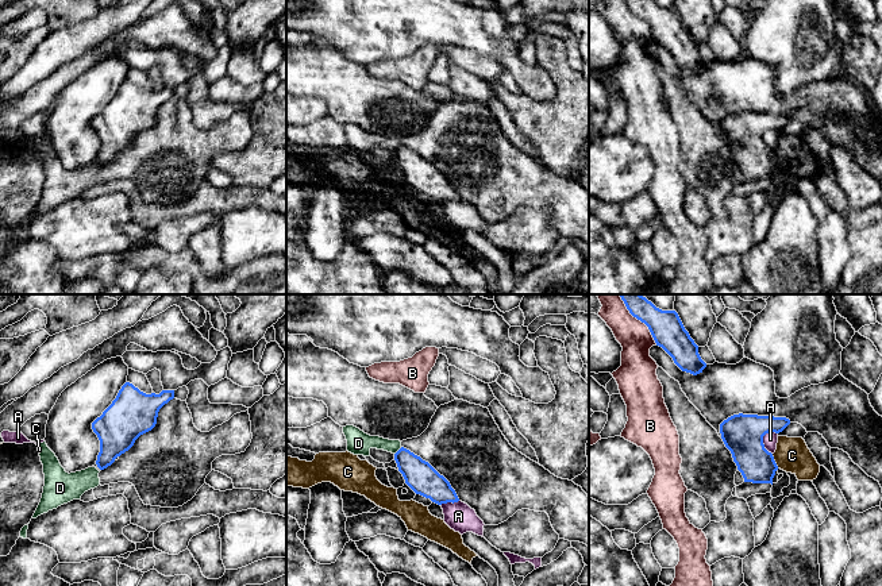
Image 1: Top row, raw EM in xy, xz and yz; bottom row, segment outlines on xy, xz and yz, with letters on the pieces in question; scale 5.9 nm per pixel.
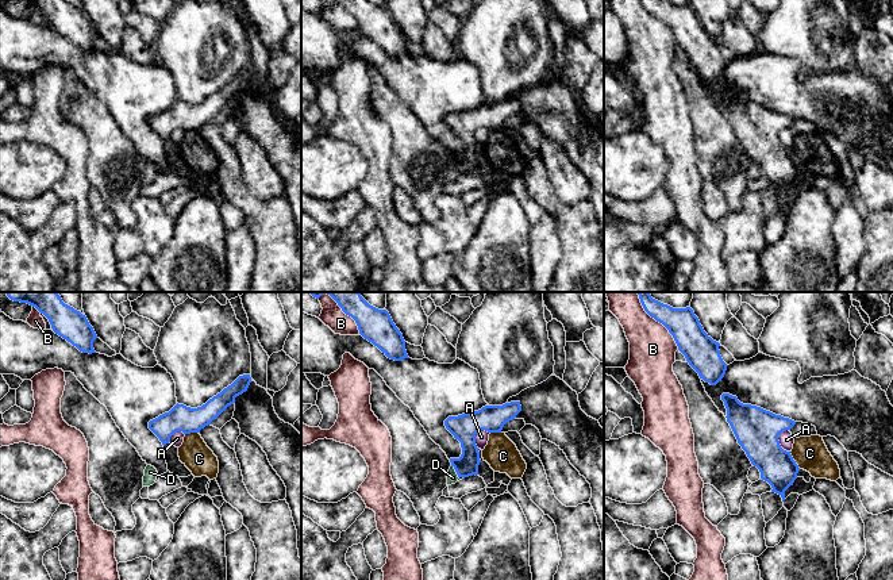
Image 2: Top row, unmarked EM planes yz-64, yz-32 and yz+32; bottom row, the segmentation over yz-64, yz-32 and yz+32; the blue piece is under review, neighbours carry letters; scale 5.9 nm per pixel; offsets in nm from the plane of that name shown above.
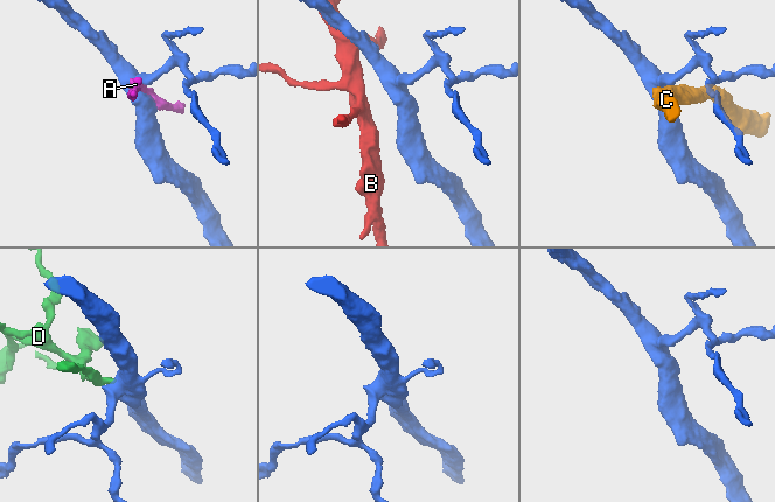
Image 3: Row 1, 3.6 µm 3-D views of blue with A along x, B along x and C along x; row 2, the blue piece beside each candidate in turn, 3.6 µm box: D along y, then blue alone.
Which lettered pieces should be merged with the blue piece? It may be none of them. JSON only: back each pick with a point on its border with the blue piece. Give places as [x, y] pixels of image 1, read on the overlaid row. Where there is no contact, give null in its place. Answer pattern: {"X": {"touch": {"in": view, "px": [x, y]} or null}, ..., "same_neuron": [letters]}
{"same_neuron": []}

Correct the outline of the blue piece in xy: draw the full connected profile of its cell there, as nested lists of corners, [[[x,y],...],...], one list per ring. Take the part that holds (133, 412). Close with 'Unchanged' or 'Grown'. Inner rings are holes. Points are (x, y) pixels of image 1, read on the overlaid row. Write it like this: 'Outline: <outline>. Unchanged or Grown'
Outline: [[[126,382],[112,404],[92,423],[92,429],[100,440],[97,467],[104,470],[111,466],[140,435],[151,431],[159,409],[173,398],[174,390],[146,394]]]. Unchanged

